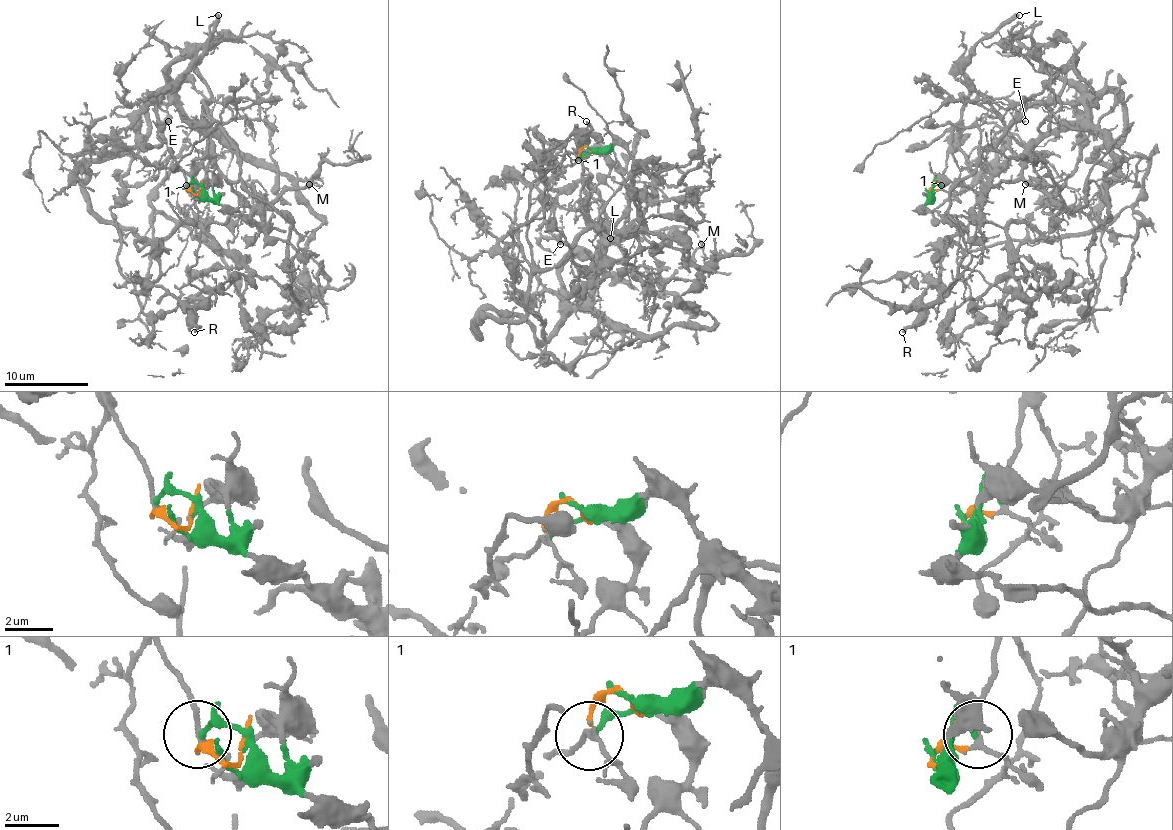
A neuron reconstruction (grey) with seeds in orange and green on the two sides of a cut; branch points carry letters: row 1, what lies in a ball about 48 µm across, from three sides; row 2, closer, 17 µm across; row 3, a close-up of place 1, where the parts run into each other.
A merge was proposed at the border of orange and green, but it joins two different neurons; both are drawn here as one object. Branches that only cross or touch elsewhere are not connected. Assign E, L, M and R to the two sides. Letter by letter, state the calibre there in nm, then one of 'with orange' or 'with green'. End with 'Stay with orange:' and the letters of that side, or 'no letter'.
E: 260 nm thick; with orange
L: 320 nm thick; with orange
M: 140 nm thick; with green
R: 240 nm thick; with green
Stay with orange: E, L

